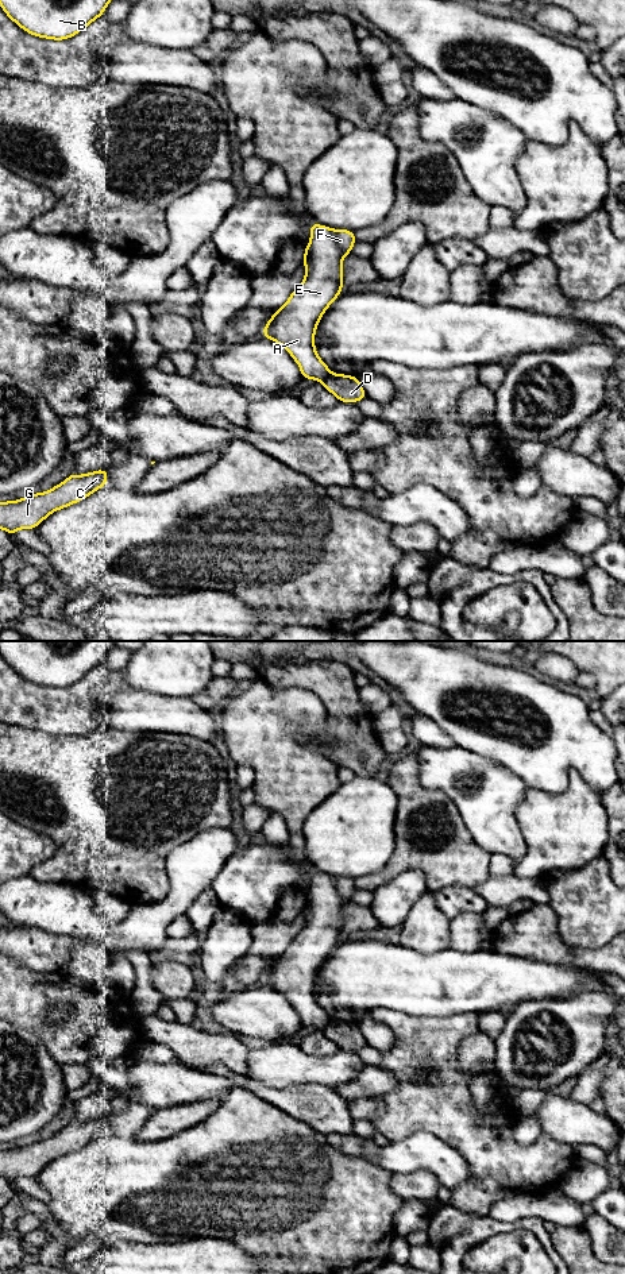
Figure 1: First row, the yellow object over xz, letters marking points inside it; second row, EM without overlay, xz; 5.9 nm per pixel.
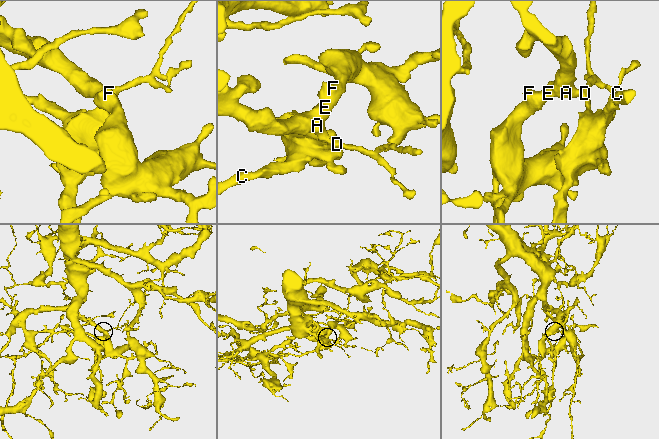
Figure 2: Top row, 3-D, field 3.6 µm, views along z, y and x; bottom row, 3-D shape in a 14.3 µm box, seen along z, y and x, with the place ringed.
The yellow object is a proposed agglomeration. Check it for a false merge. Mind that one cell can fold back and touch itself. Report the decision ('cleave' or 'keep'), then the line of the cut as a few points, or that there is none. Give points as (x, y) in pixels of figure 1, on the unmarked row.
cleave; cut in xz along (332, 1022), (323, 1030)

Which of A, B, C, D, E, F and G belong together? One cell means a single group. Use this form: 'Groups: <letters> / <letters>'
Groups: A B E F / C D G

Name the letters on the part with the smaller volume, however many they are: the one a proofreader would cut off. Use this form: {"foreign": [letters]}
{"foreign": ["C", "D", "G"]}

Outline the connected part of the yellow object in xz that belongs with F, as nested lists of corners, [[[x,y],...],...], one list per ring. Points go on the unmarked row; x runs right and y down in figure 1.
[[[312,870],[304,899],[305,926],[285,953],[273,960],[263,985],[282,993],[300,1014],[302,1027],[324,1030],[332,1023],[315,995],[317,973],[328,954],[343,939],[343,907],[351,902],[355,880]]]

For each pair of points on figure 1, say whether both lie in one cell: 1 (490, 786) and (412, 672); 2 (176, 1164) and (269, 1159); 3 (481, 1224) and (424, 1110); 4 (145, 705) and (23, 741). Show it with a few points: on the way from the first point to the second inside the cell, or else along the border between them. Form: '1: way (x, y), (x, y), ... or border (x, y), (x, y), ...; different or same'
1: border (455, 745), (493, 760); different
2: way (199, 1161), (246, 1161); same
3: border (486, 1215), (478, 1217); different
4: border (100, 726), (131, 732); different

